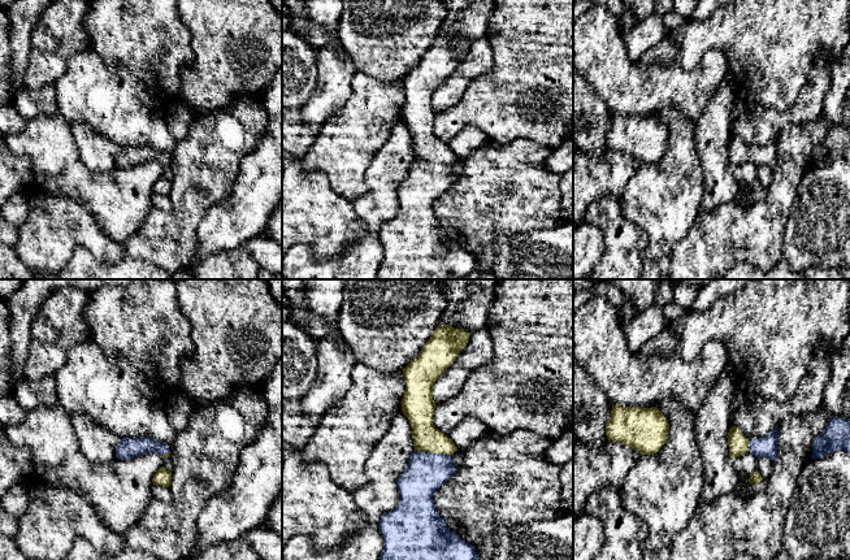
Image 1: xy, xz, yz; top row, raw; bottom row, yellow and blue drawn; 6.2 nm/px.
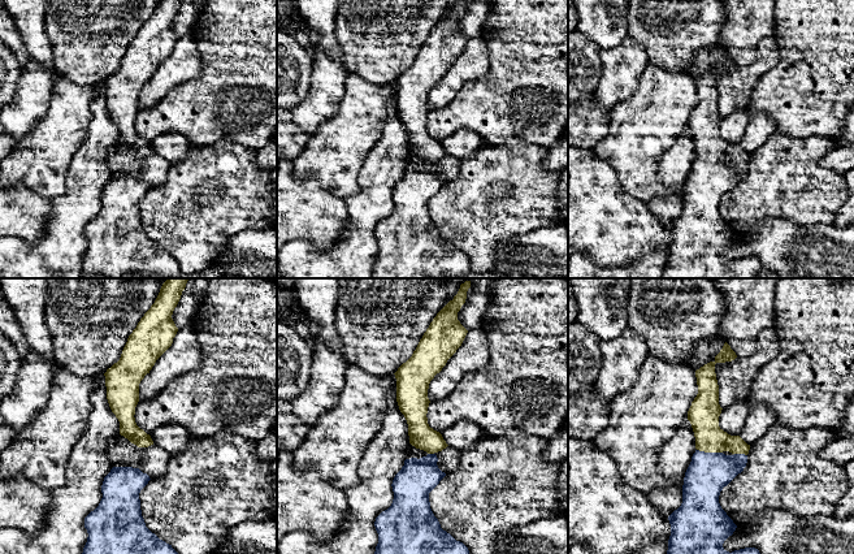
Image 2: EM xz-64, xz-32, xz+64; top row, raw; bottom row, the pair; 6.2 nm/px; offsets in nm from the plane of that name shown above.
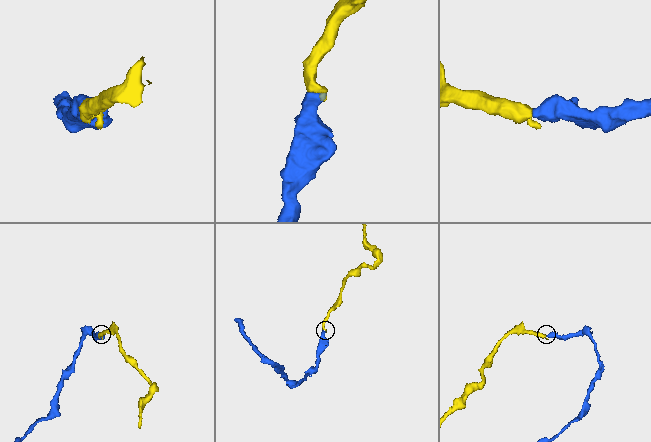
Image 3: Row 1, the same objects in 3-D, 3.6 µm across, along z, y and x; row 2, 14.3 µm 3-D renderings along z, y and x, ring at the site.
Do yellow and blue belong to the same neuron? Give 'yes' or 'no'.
yes

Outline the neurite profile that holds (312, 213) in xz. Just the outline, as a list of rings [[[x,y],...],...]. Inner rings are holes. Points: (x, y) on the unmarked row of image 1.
[[[282,155],[282,256],[295,244],[307,244],[318,260],[325,261],[341,256],[365,233],[352,201],[334,192],[322,172],[305,172],[302,159]]]

